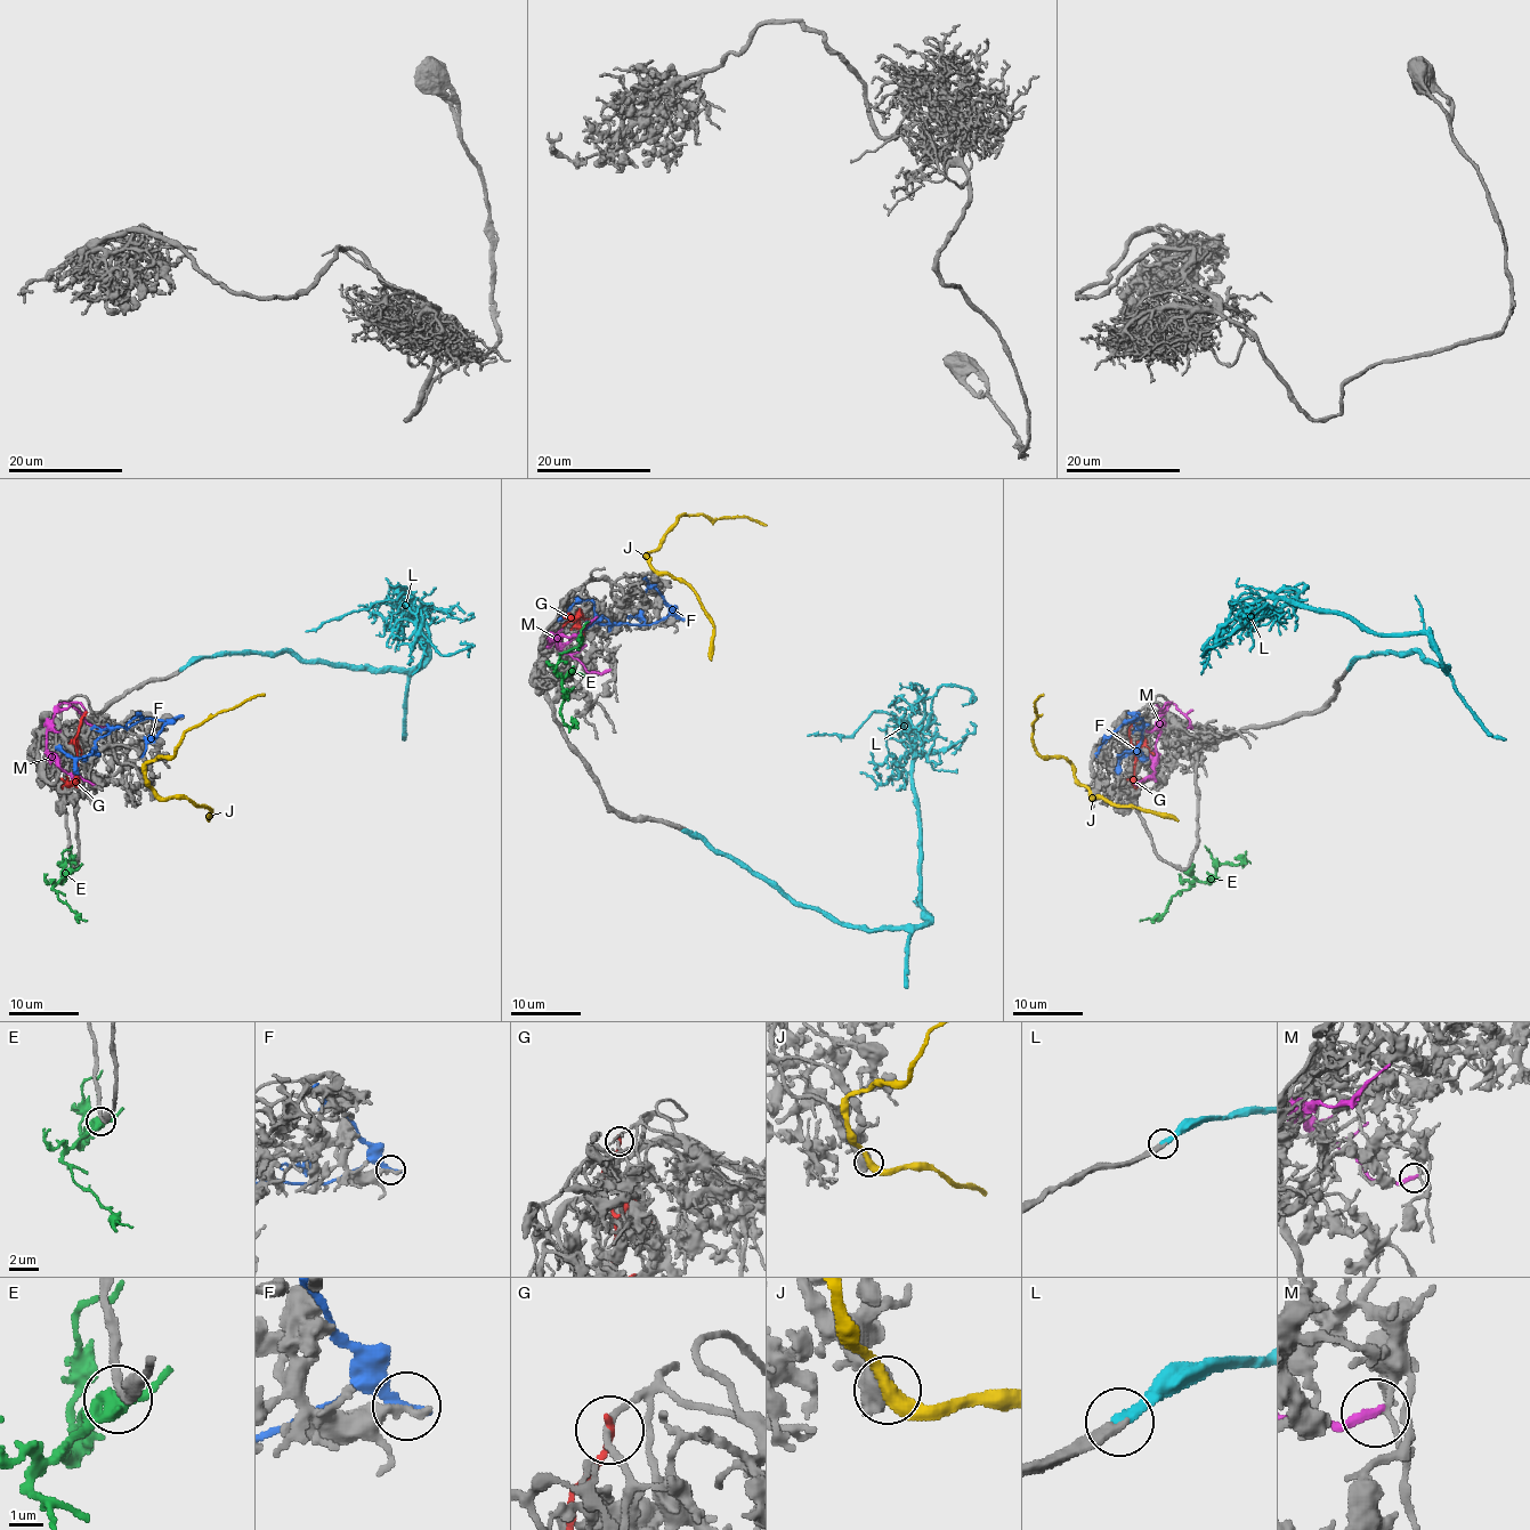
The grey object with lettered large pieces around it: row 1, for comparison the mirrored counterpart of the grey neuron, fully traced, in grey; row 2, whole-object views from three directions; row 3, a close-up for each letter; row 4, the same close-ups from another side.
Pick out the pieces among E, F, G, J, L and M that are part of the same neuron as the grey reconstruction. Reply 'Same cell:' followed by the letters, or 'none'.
Same cell: L

